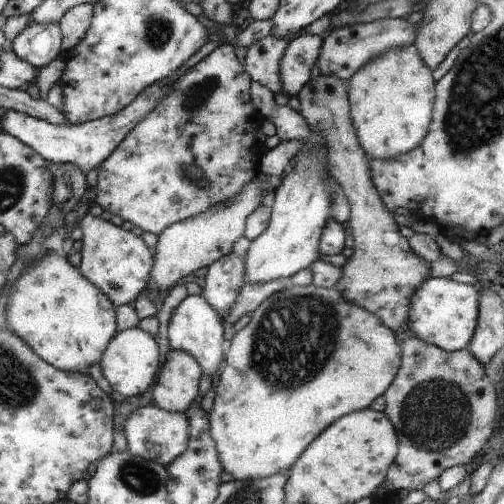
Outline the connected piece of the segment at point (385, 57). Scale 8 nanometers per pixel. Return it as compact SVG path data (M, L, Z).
M412 45L373 58L351 74L345 87L349 118L367 156L387 160L409 152L425 138L431 122L434 82Z

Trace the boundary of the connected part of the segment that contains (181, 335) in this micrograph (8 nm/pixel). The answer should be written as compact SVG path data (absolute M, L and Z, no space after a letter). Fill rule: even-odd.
M187 295L171 312L168 324L168 342L172 350L181 350L196 359L200 364L201 371L205 376L213 376L219 373L219 368L223 365L224 350L221 349L223 342L223 326L216 311L205 302L203 296Z

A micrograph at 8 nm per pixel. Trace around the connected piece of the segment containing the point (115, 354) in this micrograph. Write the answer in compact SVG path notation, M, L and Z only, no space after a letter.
M135 327L118 332L109 343L100 362L102 374L113 390L126 398L139 397L155 386L164 364L161 364L161 350L152 334Z

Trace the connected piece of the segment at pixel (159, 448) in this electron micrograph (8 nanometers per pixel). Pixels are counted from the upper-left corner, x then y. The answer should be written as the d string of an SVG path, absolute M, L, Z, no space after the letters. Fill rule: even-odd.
M153 402L148 406L140 406L137 410L133 410L123 428L129 452L145 460L161 463L165 467L172 464L175 458L185 454L185 446L189 440L187 430L185 413L163 410Z

